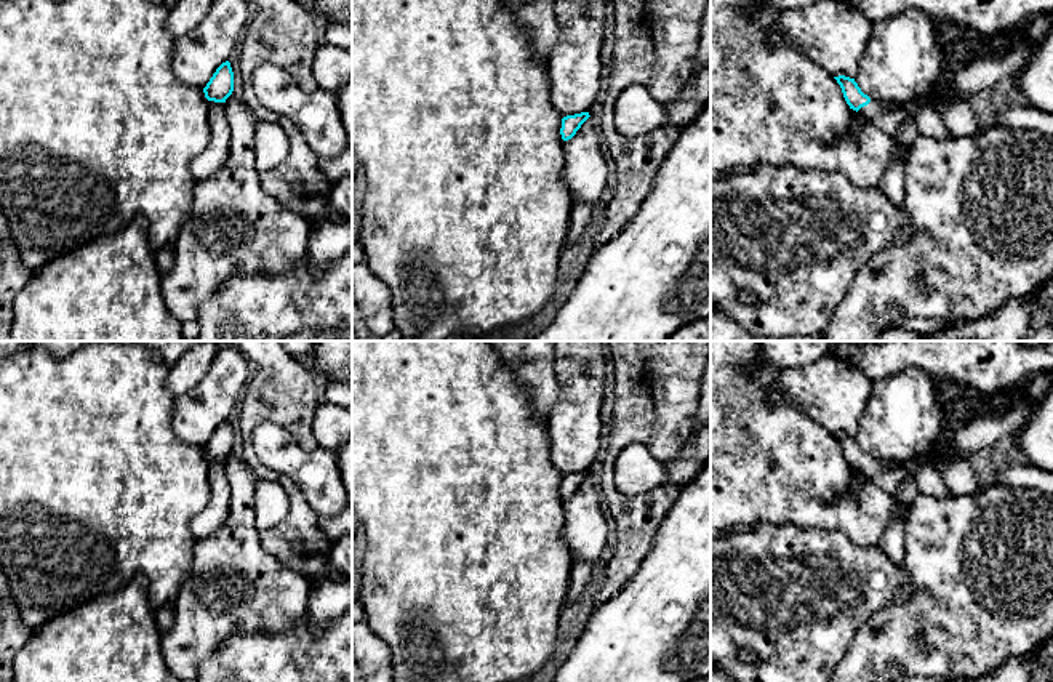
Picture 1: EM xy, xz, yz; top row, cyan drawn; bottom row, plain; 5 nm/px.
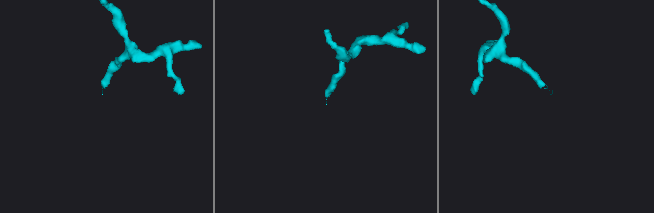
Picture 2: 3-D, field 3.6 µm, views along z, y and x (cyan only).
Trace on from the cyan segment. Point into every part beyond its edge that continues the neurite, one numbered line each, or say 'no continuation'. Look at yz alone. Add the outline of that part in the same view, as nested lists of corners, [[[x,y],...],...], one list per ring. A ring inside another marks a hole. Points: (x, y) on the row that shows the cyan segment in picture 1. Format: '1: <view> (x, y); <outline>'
1: yz (928, 120); [[[871,101],[858,110],[871,125],[893,139],[898,139],[898,128],[912,117],[920,134],[933,139],[949,139],[949,131],[943,122],[943,114],[931,107],[909,106],[904,110],[895,110],[890,106]]]

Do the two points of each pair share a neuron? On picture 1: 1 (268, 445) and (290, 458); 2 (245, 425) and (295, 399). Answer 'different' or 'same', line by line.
1: same
2: same

